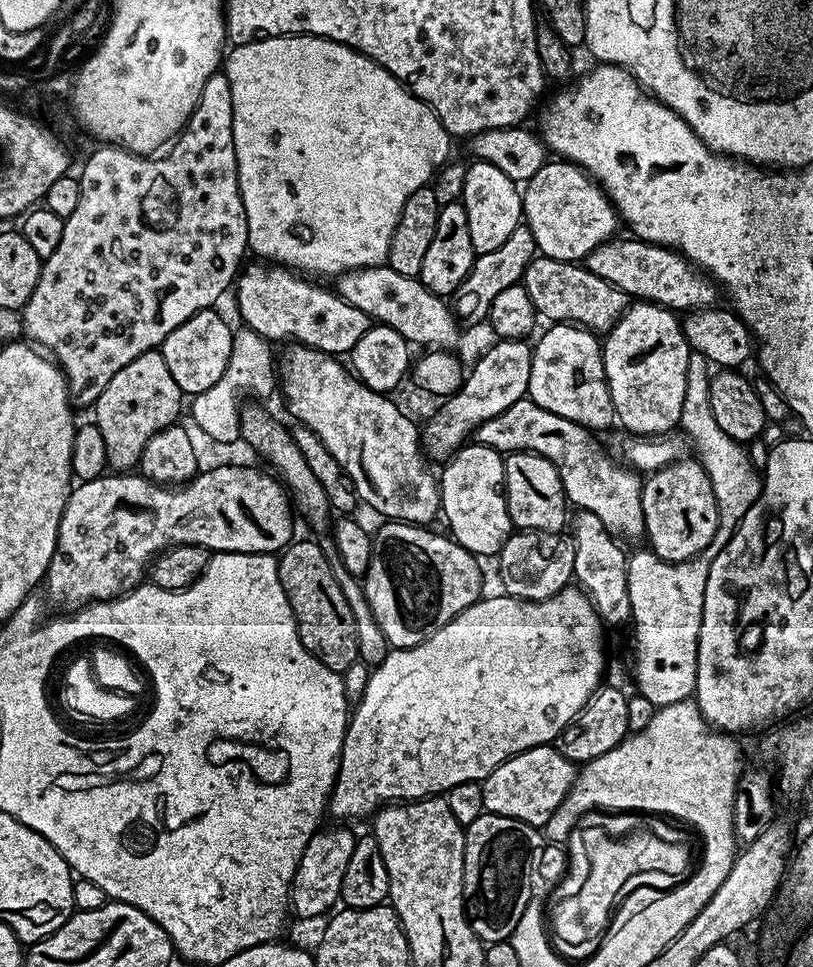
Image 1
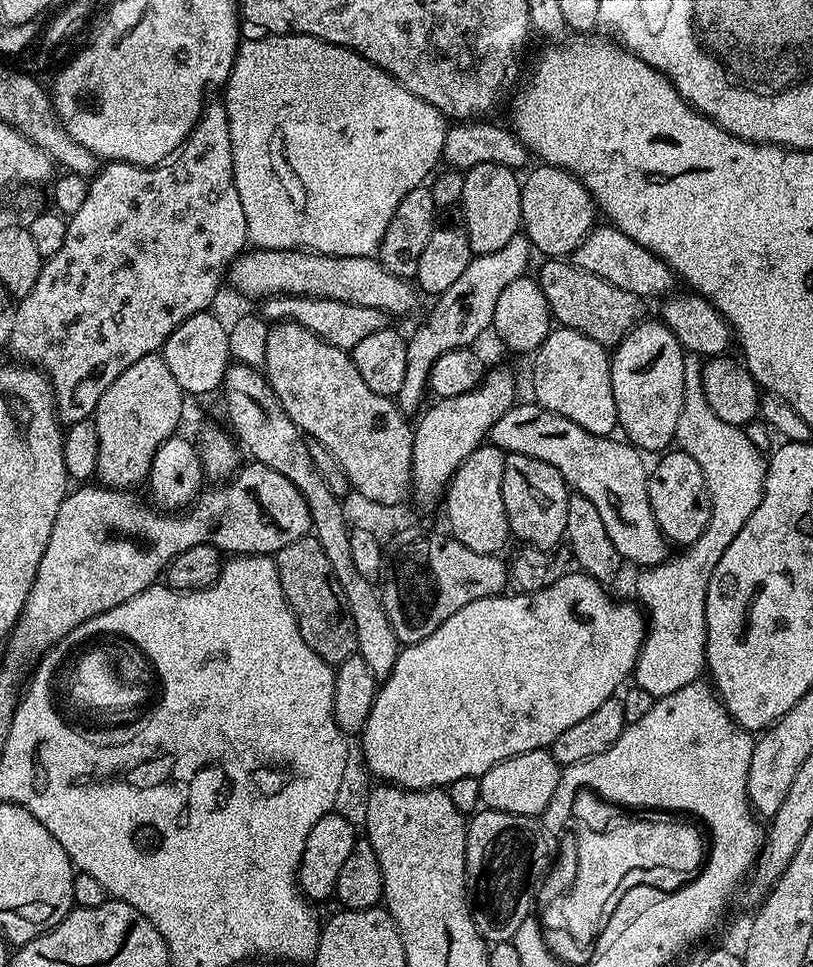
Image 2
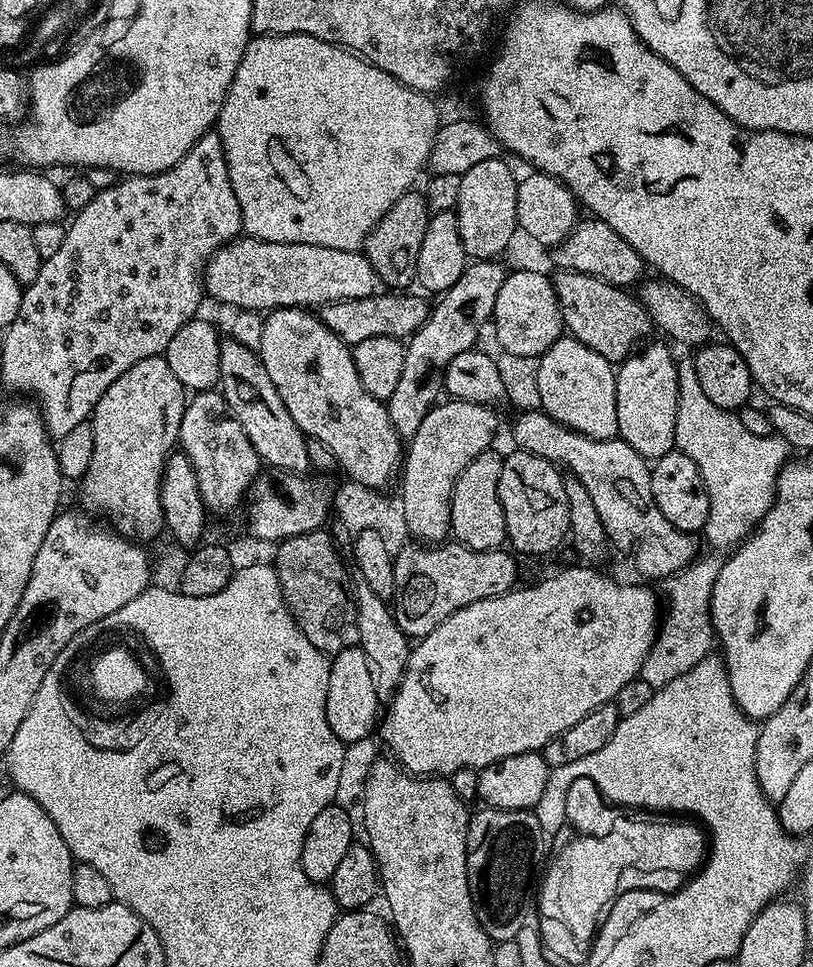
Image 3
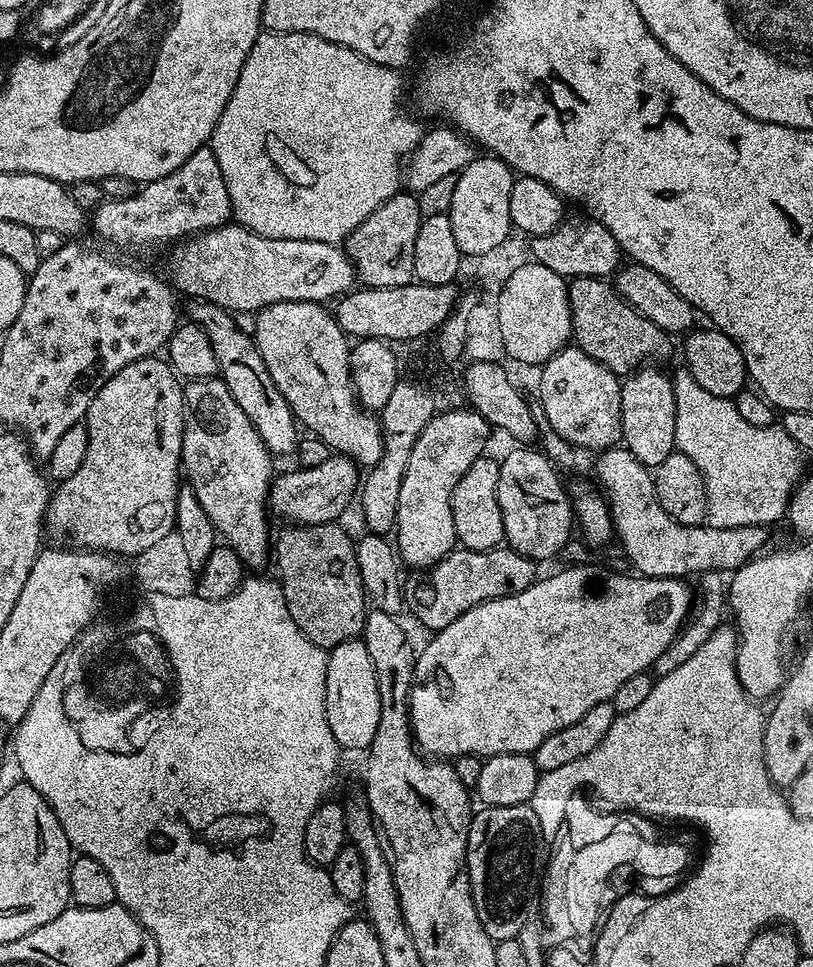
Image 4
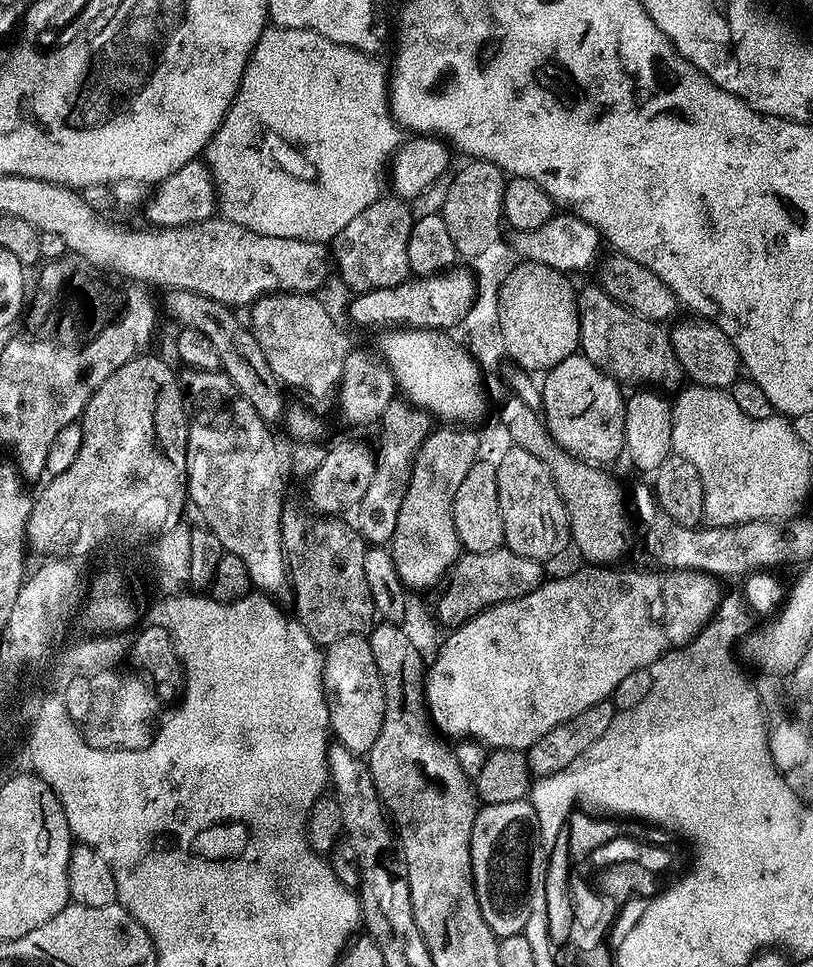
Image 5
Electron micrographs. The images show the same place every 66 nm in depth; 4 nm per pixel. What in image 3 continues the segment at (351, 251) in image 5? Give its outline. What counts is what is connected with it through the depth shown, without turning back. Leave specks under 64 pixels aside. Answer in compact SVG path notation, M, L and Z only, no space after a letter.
M413 190L402 194L390 210L374 226L374 230L368 235L362 249L368 257L370 266L377 272L381 285L392 290L408 290L413 287L416 279L416 267L418 266L418 250L422 247L422 237L426 235L426 226L429 218L428 201L419 191Z

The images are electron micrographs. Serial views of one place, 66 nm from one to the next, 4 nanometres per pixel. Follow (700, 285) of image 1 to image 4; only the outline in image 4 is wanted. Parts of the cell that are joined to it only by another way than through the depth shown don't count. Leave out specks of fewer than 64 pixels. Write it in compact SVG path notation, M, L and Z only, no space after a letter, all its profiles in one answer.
M583 219L576 220L573 224L561 222L550 234L531 237L531 259L537 264L547 266L549 270L554 270L554 274L565 278L611 277L622 264L622 253L618 242L614 242L614 234L610 234L610 230L606 230L606 226L602 226L597 220Z

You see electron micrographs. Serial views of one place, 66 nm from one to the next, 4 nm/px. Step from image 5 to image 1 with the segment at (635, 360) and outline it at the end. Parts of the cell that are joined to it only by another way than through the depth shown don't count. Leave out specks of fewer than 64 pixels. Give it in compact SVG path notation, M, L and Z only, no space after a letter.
M539 254L532 259L530 266L526 266L522 283L543 319L545 316L548 322L579 324L597 334L607 334L620 321L620 315L630 303L625 292L606 282L606 278L598 278L598 274L594 274L587 266Z

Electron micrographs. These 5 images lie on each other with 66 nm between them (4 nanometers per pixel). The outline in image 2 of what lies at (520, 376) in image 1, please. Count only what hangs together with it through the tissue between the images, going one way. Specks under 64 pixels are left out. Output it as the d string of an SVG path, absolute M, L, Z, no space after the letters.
M489 367L485 371L484 379L474 390L466 394L458 394L454 398L445 400L437 399L433 408L423 409L424 417L420 421L415 421L412 434L412 492L424 504L432 504L445 495L447 486L452 480L453 474L474 454L474 450L488 440L488 431L510 410L513 404L517 403L516 396L516 376L508 368Z

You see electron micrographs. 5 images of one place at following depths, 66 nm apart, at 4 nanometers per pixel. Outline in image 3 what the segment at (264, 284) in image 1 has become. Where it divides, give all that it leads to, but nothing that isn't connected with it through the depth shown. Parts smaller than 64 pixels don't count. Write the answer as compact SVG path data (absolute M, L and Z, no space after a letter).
M377 294L362 298L361 300L339 300L333 304L323 305L318 315L324 324L338 336L343 344L353 346L366 338L382 338L392 336L407 338L428 320L430 311L429 301L424 301L423 295L408 296L412 294Z

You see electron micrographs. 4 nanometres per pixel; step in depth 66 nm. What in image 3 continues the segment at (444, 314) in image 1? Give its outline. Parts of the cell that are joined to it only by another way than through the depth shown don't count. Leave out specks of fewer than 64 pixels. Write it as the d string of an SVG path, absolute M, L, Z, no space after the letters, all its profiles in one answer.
M252 234L241 235L225 244L204 266L205 293L211 299L213 296L229 304L233 310L259 313L276 308L312 310L339 300L374 296L381 288L377 272L361 251L294 244L284 238L257 238Z

